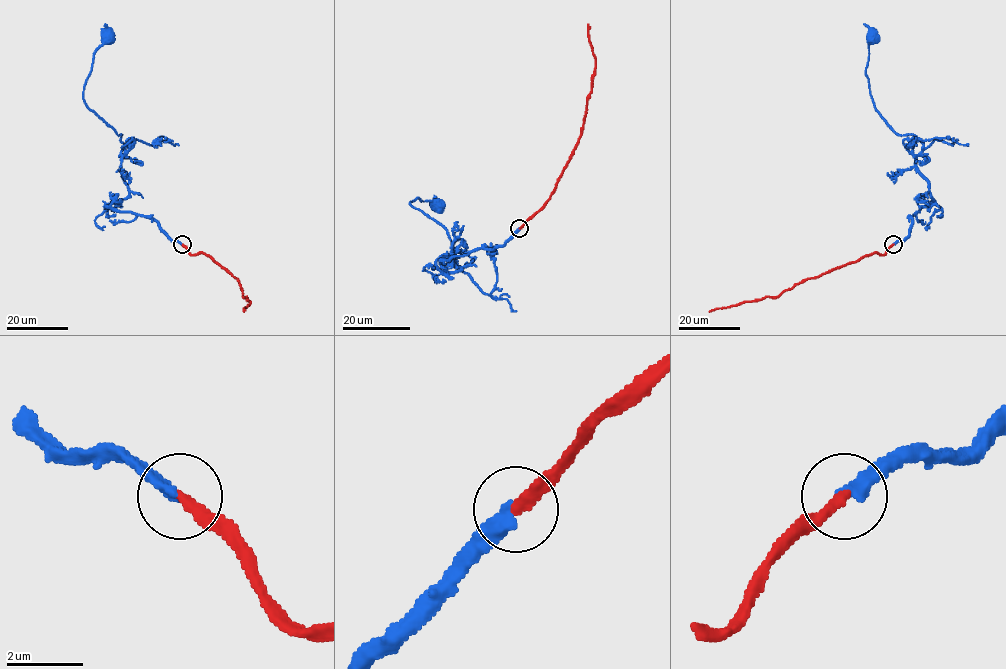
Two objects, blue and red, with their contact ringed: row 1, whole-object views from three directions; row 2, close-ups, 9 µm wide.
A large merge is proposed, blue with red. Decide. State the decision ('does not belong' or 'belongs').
belongs

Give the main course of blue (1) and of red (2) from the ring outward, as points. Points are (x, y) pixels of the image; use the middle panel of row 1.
1: (519, 229), (503, 245), (436, 261), (446, 271), (460, 269), (447, 232), (410, 204), (416, 198), (437, 204)
2: (519, 228), (549, 198), (581, 134), (595, 67), (588, 24)

